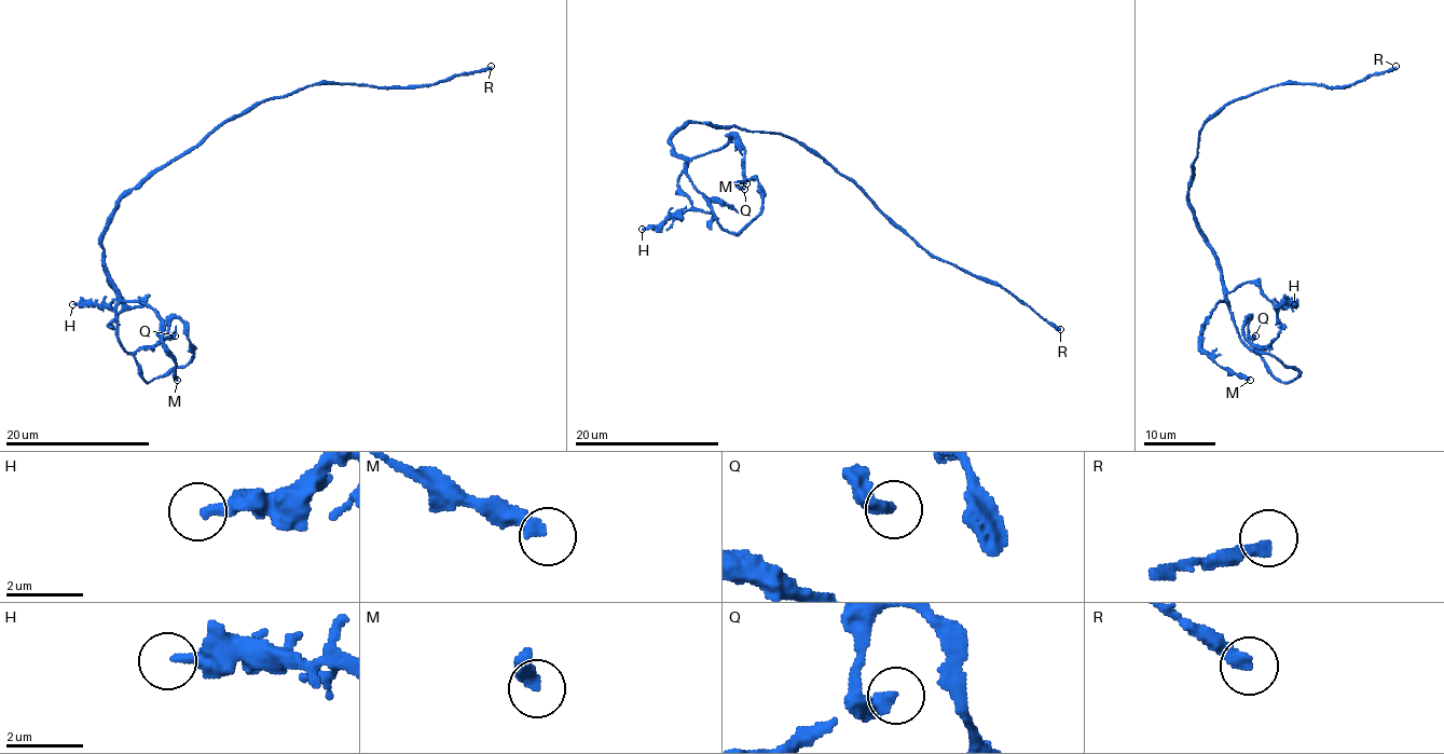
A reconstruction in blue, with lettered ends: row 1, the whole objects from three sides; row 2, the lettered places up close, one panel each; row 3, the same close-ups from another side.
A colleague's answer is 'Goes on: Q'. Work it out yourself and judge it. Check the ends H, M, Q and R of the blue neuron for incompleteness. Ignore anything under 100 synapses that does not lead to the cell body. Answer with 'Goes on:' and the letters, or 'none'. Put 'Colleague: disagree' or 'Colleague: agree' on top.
Colleague: disagree
Goes on: R

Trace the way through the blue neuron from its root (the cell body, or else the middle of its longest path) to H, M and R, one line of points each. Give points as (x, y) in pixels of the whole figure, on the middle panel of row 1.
H: (723, 126), (690, 122), (670, 138), (672, 149), (686, 164), (677, 187), (691, 207), (642, 229)
M: (723, 126), (690, 122), (670, 138), (672, 149), (693, 159), (717, 151), (733, 137), (744, 149), (746, 183)
R: (723, 126), (782, 133), (814, 149), (934, 256), (973, 275), (996, 280), (1060, 329)

